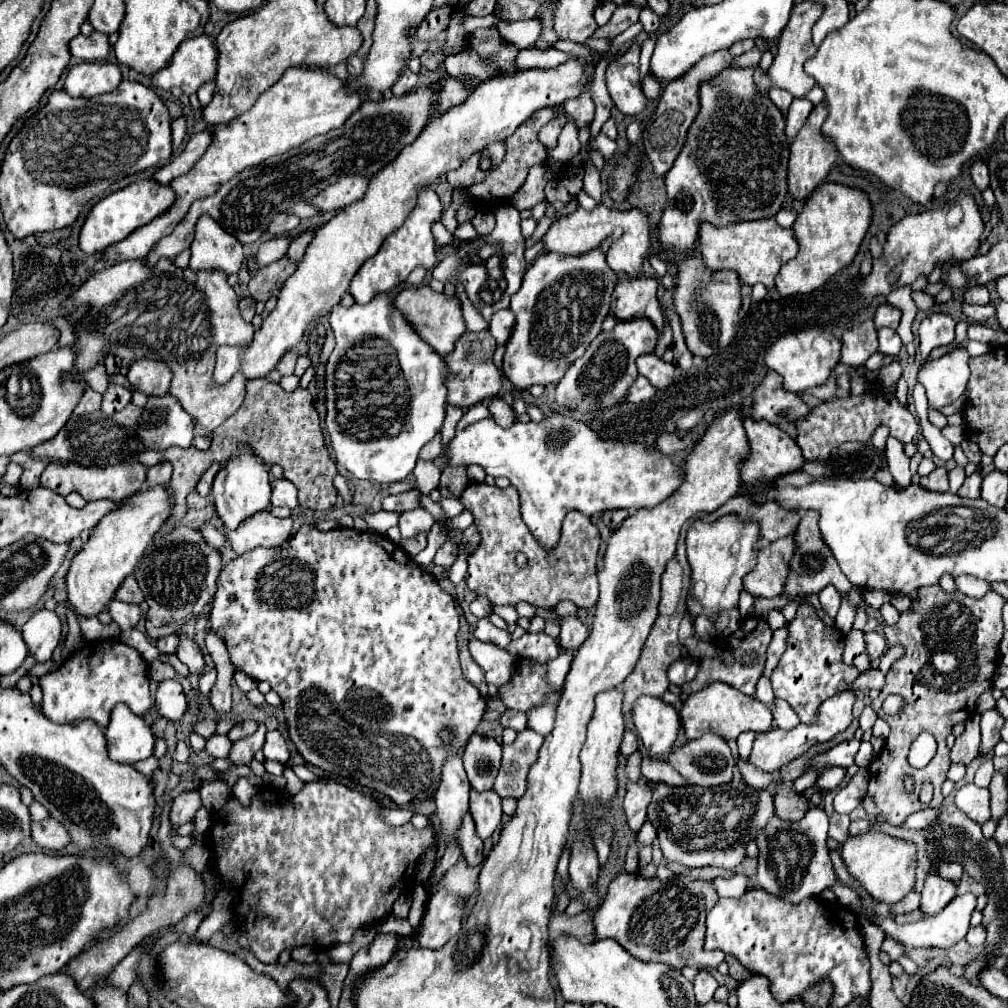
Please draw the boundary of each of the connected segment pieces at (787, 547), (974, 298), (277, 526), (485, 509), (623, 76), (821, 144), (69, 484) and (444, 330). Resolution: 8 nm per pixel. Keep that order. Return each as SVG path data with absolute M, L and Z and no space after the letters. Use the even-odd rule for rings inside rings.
M785 536L761 548L753 572L749 572L749 576L743 580L745 590L753 596L779 596L789 574L789 560L793 558L793 550L793 536Z
M973 284L965 292L965 302L969 302L969 304L989 304L989 290L985 286Z
M259 512L245 520L237 530L221 528L221 532L231 540L233 552L243 554L257 546L265 548L277 548L279 544L285 544L291 538L293 520L291 518L275 518L269 512Z
M469 482L461 494L461 504L475 516L479 532L479 546L467 558L467 588L479 596L489 598L491 604L527 602L535 608L555 608L559 602L569 600L577 608L591 608L599 598L597 582L597 552L599 552L599 530L589 516L569 512L563 522L561 542L555 552L545 552L533 534L527 530L519 512L519 496L513 486L499 490L485 482ZM523 552L527 566L519 568L515 556Z
M631 44L631 48L607 62L607 90L611 94L613 104L621 114L635 116L647 106L647 98L639 86L639 46Z
M825 102L817 104L813 108L813 112L809 114L807 122L803 124L801 132L797 134L797 138L791 144L791 158L789 158L789 196L801 200L805 196L809 196L817 184L821 184L825 180L825 176L829 174L829 170L835 166L839 154L837 148L833 148L831 140L825 140L823 132L821 132L821 124L825 122L827 116L827 108Z
M53 462L41 474L41 486L51 488L51 490L59 492L61 496L67 496L71 490L77 490L87 502L101 500L101 498L107 498L107 500L113 500L113 502L121 502L123 498L127 498L133 492L141 490L145 486L145 480L147 480L145 466L139 464L139 462L113 464L113 466L105 466L105 468L81 468L77 464L61 466L61 464Z
M427 284L407 286L395 298L395 306L413 322L419 336L425 342L429 342L441 356L447 356L453 350L457 338L461 338L465 334L465 320L463 320L463 312L461 312L461 300L457 296L449 298L449 296L445 296L445 292L435 292Z

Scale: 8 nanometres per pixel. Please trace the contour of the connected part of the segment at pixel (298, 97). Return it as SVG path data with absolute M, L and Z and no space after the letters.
M289 68L277 84L261 94L261 98L253 108L249 108L249 112L243 112L241 116L237 116L237 120L231 120L229 124L213 126L213 144L209 144L205 156L201 156L201 160L197 160L197 164L187 174L171 180L171 188L177 192L175 204L157 220L137 228L137 232L127 236L127 240L121 240L119 244L107 248L107 262L117 264L123 260L145 258L157 240L173 232L173 228L183 220L195 200L211 196L219 190L221 184L225 184L229 178L245 168L251 168L271 156L297 148L313 136L325 134L333 128L341 128L341 124L345 124L345 120L349 120L349 116L357 112L359 106L361 96L347 92L345 82L331 72L319 68Z

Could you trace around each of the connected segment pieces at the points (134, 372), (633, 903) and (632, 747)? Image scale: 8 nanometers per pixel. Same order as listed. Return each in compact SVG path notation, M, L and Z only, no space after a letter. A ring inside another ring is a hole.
M141 358L133 362L127 374L129 382L135 386L135 390L145 392L147 396L165 396L173 378L173 372L169 372L167 364L161 364L161 360L149 360Z
M621 872L607 890L601 908L595 912L597 940L613 938L639 960L663 962L677 970L683 966L717 968L725 954L721 950L705 950L705 918L717 904L719 896L709 880L693 880L679 876L665 884L657 878L645 880L637 874Z
M625 730L619 752L621 752L623 756L631 756L635 750L637 750L637 736L635 736L631 730Z

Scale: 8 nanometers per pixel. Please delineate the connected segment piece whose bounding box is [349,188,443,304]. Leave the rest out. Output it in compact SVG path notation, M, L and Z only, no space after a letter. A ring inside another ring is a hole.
M425 188L417 196L417 206L411 210L407 220L403 222L401 228L397 228L391 236L385 238L381 250L369 258L353 276L349 292L353 294L357 304L367 304L373 300L377 292L389 292L391 288L399 286L401 282L407 280L411 270L419 264L433 268L435 264L435 244L433 244L433 234L431 234L431 224L439 220L443 214L443 206L435 194L433 188Z

